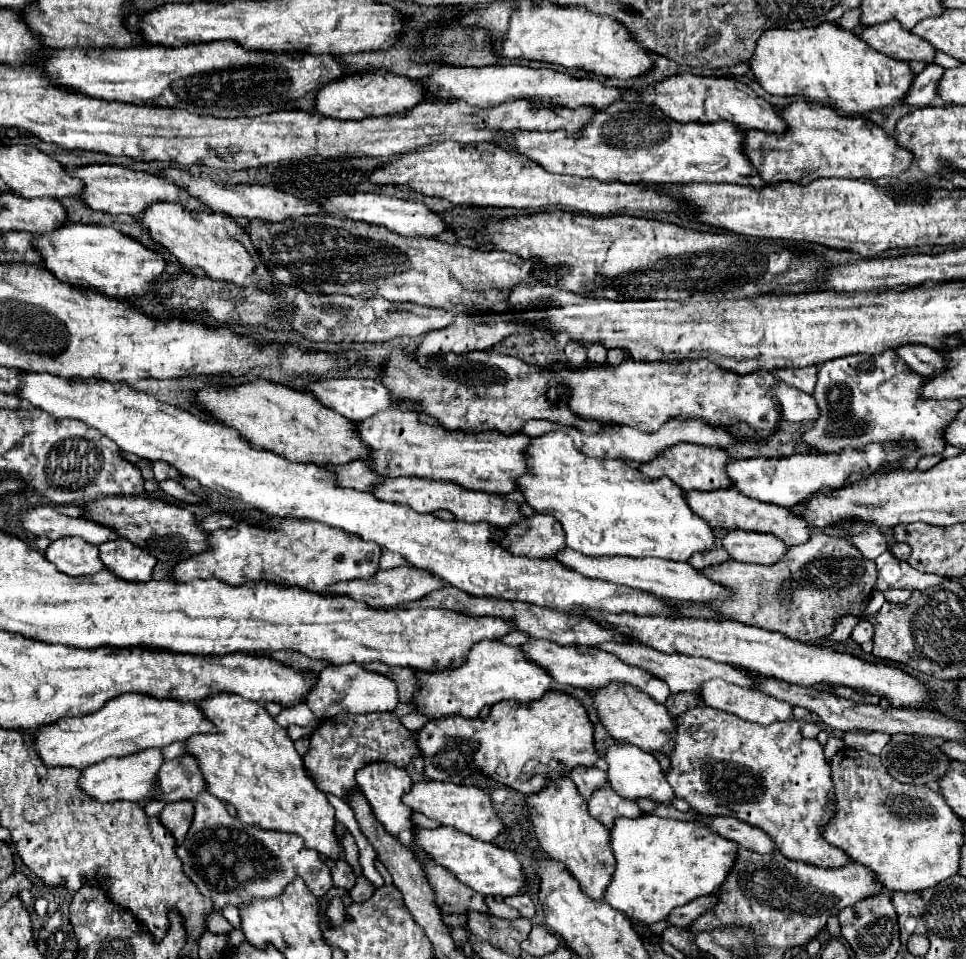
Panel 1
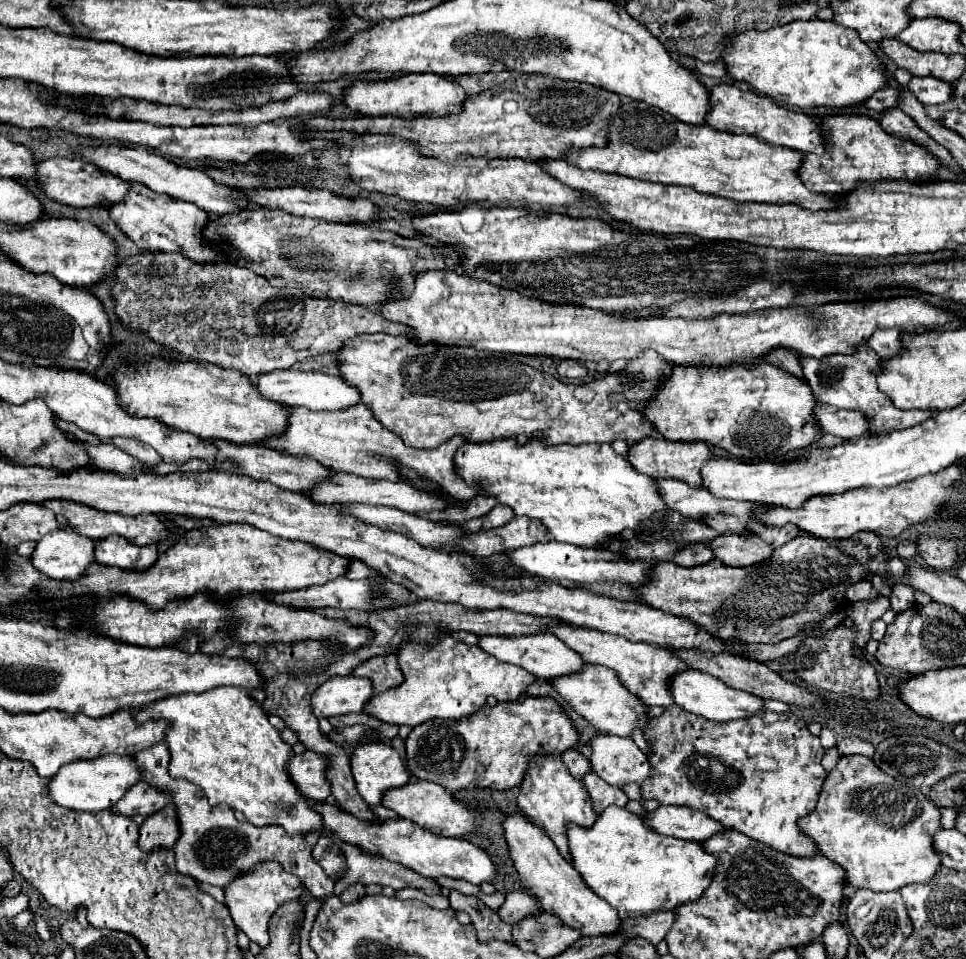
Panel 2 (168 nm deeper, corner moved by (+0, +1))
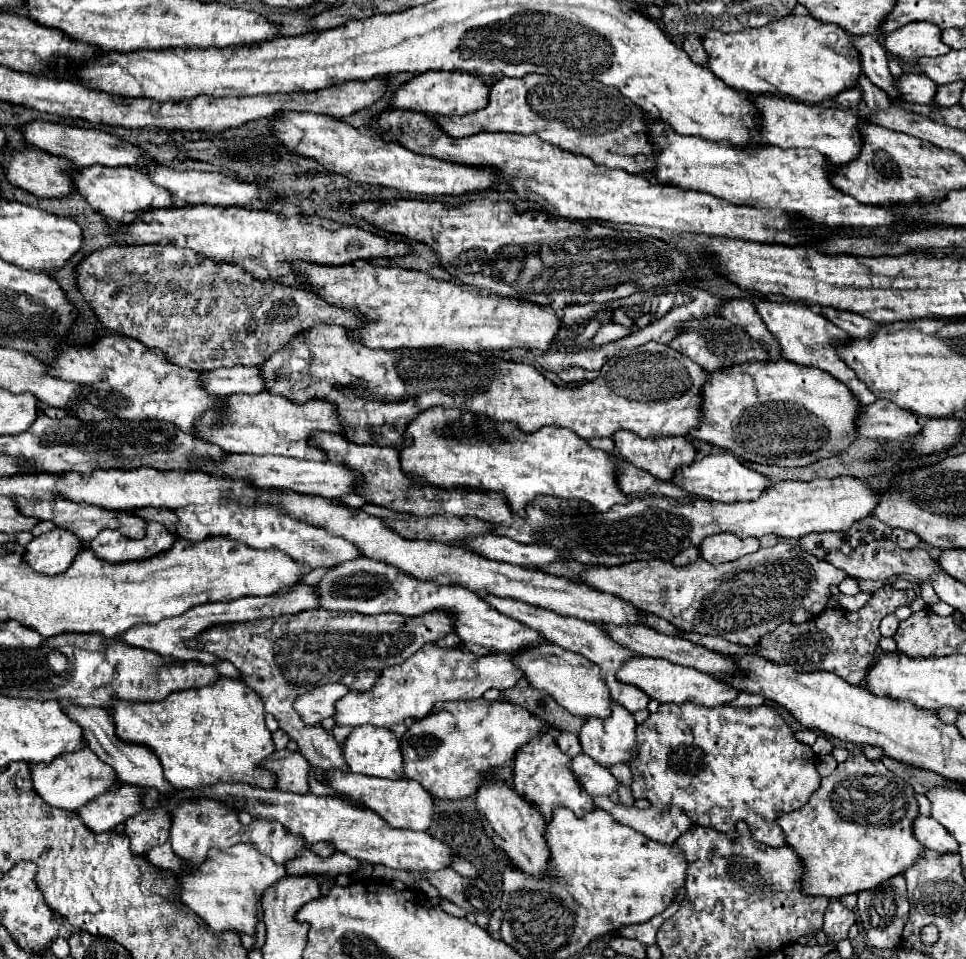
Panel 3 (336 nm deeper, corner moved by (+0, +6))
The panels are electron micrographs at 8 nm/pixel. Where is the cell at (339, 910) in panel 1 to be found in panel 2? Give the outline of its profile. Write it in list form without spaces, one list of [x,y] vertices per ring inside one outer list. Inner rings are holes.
[[[330,836],[340,850],[346,856],[346,872],[340,880],[336,880],[334,894],[340,896],[350,884],[380,884],[380,886],[392,886],[394,890],[400,888],[418,888],[424,894],[440,894],[440,884],[434,878],[418,876],[418,872],[410,872],[410,868],[402,868],[400,864],[394,864],[390,860],[378,860],[378,856],[362,856],[358,848],[350,848],[350,844],[342,844],[338,836]]]

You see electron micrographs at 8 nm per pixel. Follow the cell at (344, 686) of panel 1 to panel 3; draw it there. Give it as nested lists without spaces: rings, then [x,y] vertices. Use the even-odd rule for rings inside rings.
[[[330,683],[316,687],[310,693],[300,695],[294,701],[294,711],[306,725],[318,725],[322,719],[334,715],[334,703],[348,693],[348,687],[342,683]]]

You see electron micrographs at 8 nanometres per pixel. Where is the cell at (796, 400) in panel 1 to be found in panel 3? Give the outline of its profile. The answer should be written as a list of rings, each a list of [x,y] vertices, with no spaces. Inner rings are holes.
[[[876,399],[876,403],[862,407],[860,415],[858,433],[878,441],[906,441],[918,435],[928,421],[926,417],[904,411],[886,399]]]

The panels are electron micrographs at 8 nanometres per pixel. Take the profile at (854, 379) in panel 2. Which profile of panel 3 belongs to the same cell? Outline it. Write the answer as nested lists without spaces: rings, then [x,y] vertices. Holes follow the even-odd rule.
[[[764,299],[754,301],[754,307],[756,307],[758,315],[762,317],[762,321],[766,323],[766,329],[770,329],[774,339],[778,341],[782,359],[798,363],[798,365],[806,365],[806,367],[818,367],[818,369],[830,373],[834,379],[848,385],[850,391],[854,393],[854,397],[864,405],[870,405],[876,401],[876,395],[856,377],[856,373],[850,367],[846,367],[846,363],[842,363],[836,347],[832,345],[836,341],[846,339],[848,335],[842,329],[838,329],[836,325],[832,325],[814,307],[810,307],[802,301],[782,301],[780,303],[780,301],[764,301]]]

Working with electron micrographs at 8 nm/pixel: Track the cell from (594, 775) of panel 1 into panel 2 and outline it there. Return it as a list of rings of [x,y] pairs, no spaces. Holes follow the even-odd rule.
[[[568,750],[566,754],[562,754],[562,762],[566,764],[568,772],[574,776],[574,778],[584,778],[588,772],[590,772],[590,762],[588,758],[584,758],[580,752],[576,750]]]

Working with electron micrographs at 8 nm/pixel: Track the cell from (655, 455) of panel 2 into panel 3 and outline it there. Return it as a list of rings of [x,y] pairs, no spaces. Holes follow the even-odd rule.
[[[622,429],[612,435],[612,441],[628,463],[660,481],[670,481],[678,467],[696,459],[696,449],[686,437],[642,439],[640,435]]]

